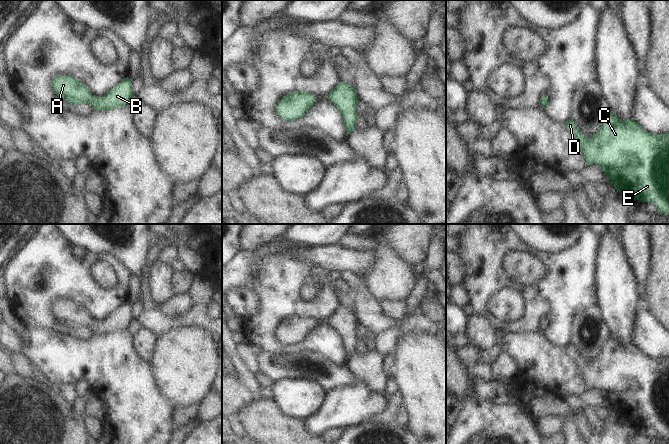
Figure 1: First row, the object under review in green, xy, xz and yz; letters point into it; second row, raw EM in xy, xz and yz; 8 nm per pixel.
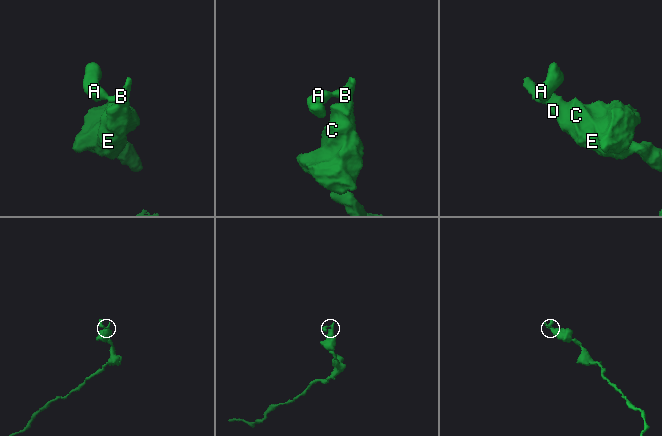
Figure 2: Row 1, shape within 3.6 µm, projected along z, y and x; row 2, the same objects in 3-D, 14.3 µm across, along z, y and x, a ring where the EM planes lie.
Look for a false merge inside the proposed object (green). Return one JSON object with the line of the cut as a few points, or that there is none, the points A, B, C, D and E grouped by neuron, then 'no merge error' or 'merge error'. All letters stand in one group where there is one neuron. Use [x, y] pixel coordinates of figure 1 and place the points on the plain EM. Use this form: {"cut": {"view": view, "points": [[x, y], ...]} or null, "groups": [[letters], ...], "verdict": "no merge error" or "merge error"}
{"cut": null, "groups": [["A", "B", "C", "D", "E"]], "verdict": "no merge error"}

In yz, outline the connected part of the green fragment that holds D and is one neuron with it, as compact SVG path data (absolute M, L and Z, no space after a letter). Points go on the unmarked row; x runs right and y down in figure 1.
M612 335L591 361L585 360L571 342L565 348L567 354L579 368L588 389L599 390L622 421L631 422L638 426L651 426L656 429L661 438L669 440L669 356L664 358L649 357L633 342L619 343Z

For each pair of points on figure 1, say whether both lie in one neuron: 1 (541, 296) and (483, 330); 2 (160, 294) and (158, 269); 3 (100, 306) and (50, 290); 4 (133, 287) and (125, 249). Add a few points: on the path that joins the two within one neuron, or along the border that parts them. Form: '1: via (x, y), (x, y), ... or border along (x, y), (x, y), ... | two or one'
1: border along (474, 312), (483, 316), (494, 330) | two
2: via (160, 288), (160, 275) | one
3: via (88, 294), (83, 290), (62, 290) | one
4: border along (131, 275), (138, 277) | two

